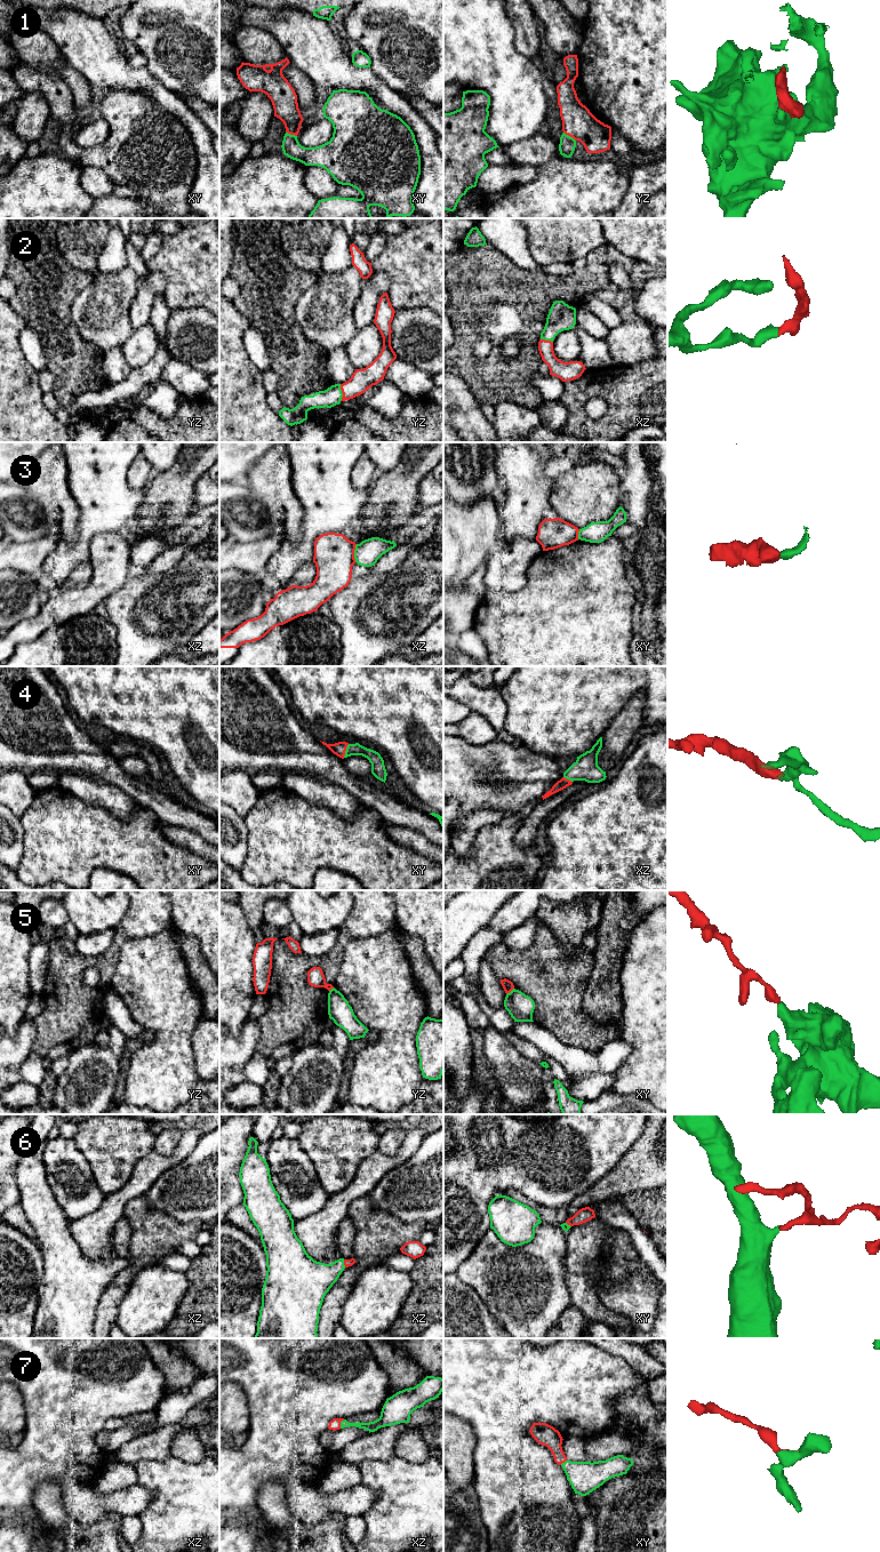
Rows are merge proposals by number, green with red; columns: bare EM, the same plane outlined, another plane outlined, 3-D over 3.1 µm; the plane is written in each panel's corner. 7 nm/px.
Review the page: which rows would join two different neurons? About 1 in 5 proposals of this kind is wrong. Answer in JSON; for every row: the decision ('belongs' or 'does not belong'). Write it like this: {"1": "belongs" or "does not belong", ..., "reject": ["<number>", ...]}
{"1": "belongs", "2": "belongs", "3": "does not belong", "4": "belongs", "5": "does not belong", "6": "belongs", "7": "belongs", "reject": ["3", "5"]}

